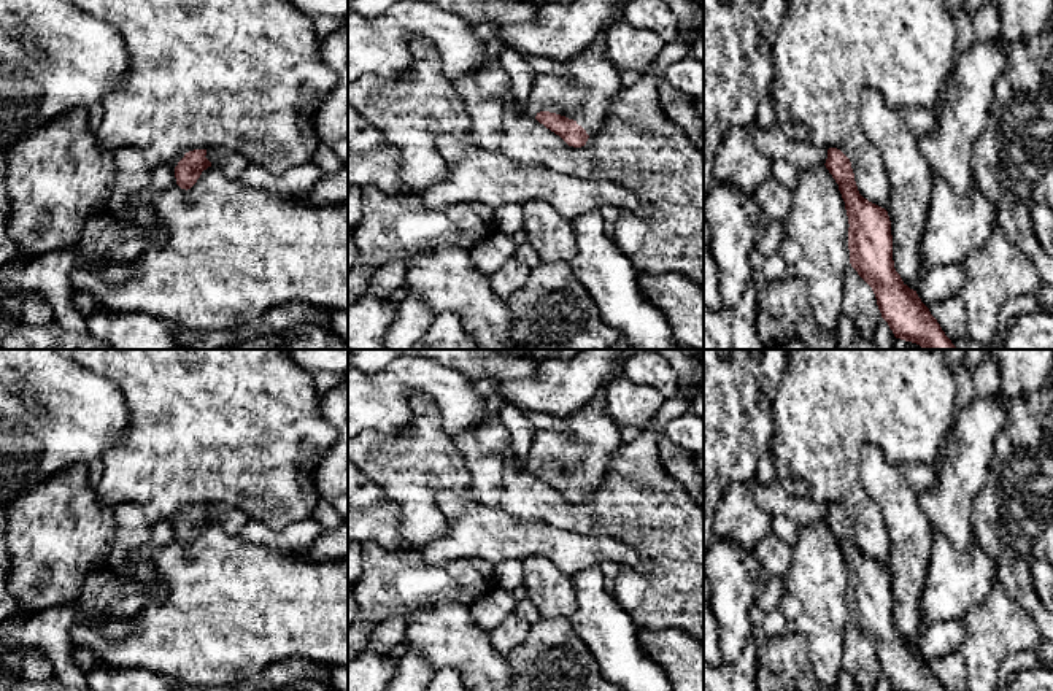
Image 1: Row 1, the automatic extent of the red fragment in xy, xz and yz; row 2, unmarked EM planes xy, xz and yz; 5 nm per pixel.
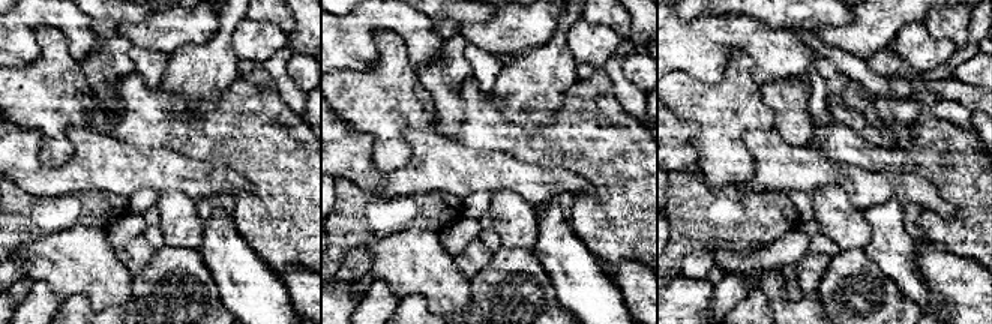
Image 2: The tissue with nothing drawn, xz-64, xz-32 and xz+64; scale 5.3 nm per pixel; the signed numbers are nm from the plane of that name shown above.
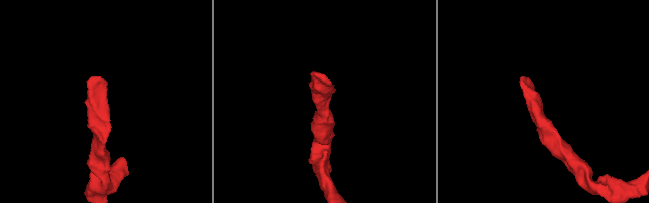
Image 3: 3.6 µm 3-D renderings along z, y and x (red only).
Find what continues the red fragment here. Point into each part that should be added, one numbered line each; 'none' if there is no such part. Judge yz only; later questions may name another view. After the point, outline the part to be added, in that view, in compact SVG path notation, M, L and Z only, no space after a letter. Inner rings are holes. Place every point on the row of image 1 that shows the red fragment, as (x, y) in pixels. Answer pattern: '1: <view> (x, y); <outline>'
1: yz (771, 140); M754 122L750 125L750 130L758 149L772 162L786 160L799 170L810 170L826 164L827 149L791 138L777 124L759 127Z

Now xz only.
1: xz (585, 94); M618 19L610 21L599 33L599 37L584 51L564 60L565 76L535 75L534 84L526 103L526 111L535 118L540 111L550 111L581 125L588 135L596 133L611 105L613 95L621 89L619 70L607 56L605 32Z

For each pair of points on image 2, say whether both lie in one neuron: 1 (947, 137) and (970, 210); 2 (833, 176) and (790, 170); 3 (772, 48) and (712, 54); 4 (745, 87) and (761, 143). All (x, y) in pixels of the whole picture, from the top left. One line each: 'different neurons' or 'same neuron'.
1: same neuron
2: same neuron
3: same neuron
4: different neurons

